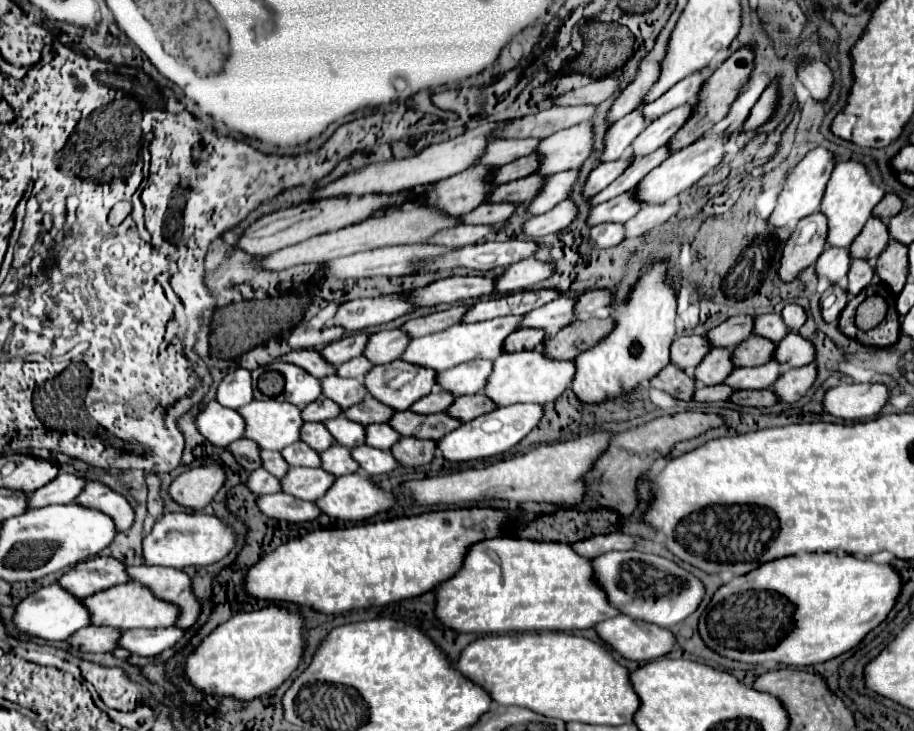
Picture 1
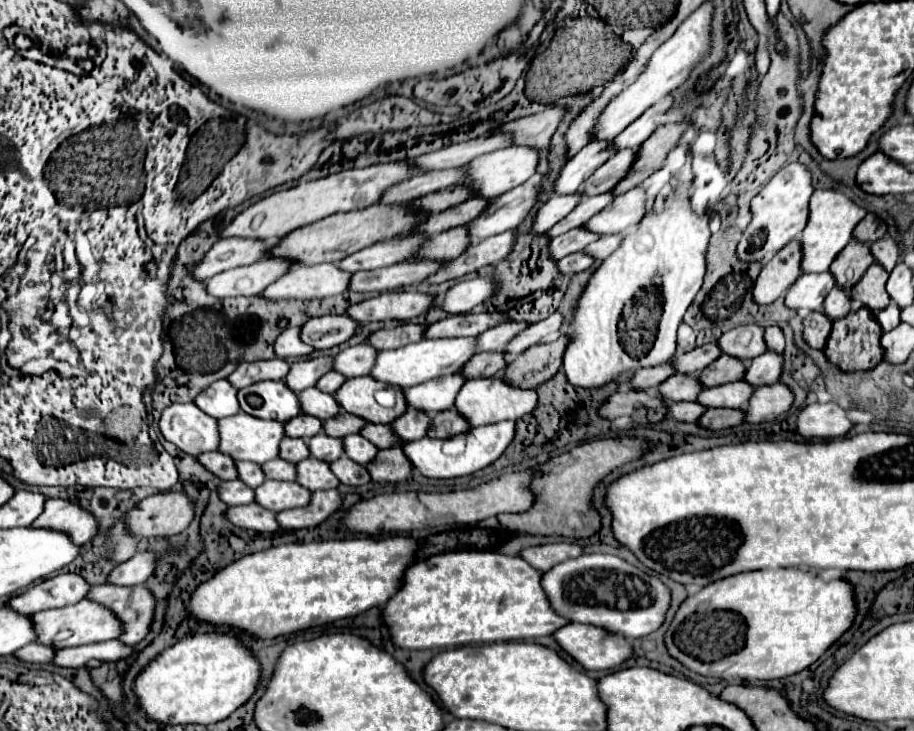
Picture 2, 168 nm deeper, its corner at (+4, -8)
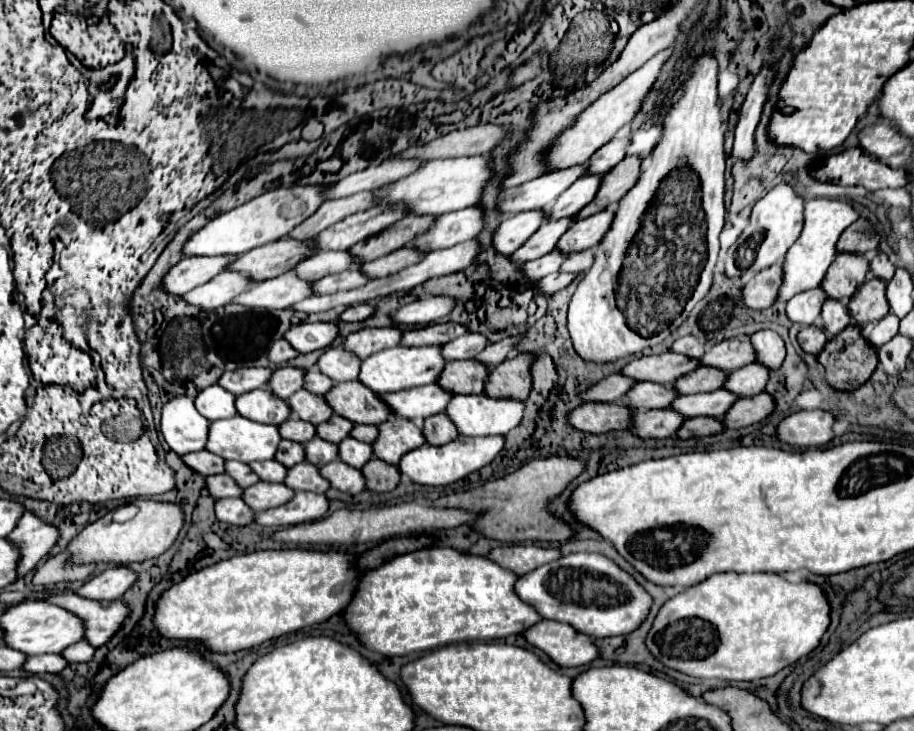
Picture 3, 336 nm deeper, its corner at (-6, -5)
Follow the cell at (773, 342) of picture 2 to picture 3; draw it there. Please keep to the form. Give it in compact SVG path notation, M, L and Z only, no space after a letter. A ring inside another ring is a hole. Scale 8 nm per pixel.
M758 331L752 335L752 345L758 353L758 363L770 367L770 369L778 369L786 357L786 347L782 337L776 331Z

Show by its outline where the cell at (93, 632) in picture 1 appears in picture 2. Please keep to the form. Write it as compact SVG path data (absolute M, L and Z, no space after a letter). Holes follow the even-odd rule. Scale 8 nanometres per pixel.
M26 644L14 652L14 656L22 662L30 664L46 664L54 656L54 648L40 648L40 644Z

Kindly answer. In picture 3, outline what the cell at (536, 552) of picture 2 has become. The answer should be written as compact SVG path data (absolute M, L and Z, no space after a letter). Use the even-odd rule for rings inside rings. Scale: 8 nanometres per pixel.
M502 545L502 547L496 547L488 557L502 567L510 567L516 575L524 575L538 569L540 565L556 561L558 557L562 557L562 553L554 547L536 547L536 545L506 547Z

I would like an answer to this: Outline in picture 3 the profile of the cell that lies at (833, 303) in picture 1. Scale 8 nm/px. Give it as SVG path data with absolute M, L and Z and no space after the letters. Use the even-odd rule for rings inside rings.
M812 325L812 327L804 327L804 329L798 333L798 341L800 341L800 347L802 347L806 353L818 355L818 353L824 349L828 337L826 337L826 333L822 333L822 327L814 327L814 325Z

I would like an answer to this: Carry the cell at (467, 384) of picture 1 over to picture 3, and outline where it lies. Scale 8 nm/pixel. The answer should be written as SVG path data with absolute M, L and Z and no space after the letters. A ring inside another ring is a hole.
M438 383L382 395L382 399L396 417L400 415L406 419L420 419L420 421L430 415L442 413L450 403L450 397L452 397L450 391L442 389Z

